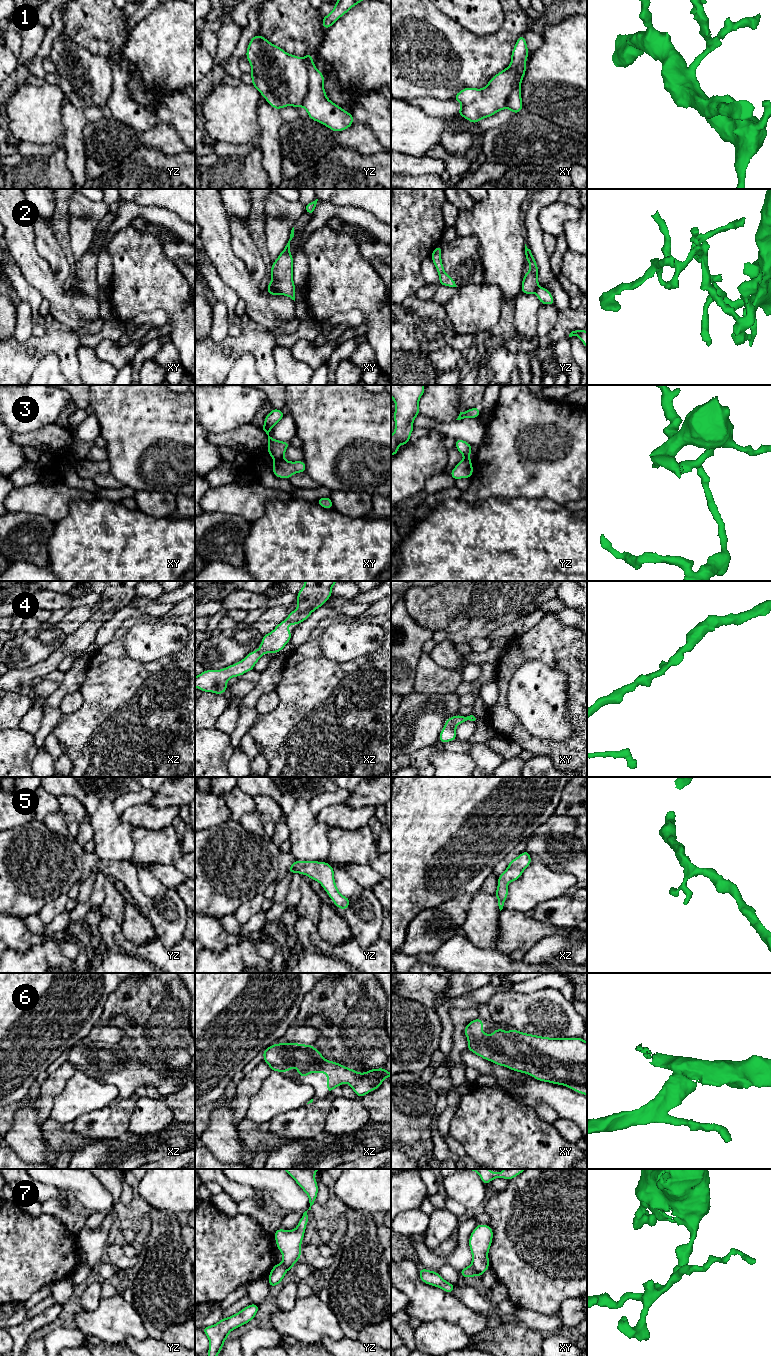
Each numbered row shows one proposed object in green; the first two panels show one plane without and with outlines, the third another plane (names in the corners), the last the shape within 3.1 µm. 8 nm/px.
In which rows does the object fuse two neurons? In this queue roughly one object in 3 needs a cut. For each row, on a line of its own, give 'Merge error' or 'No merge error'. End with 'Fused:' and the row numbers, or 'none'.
1: Merge error
2: Merge error
3: Merge error
4: No merge error
5: No merge error
6: No merge error
7: Merge error
Fused: 1, 2, 3, 7

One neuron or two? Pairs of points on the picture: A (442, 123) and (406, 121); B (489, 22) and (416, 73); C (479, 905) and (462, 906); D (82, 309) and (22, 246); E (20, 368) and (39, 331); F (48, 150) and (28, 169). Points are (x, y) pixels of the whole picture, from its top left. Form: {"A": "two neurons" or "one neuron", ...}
{"A": "one neuron", "B": "two neurons", "C": "two neurons", "D": "one neuron", "E": "two neurons", "F": "two neurons"}

